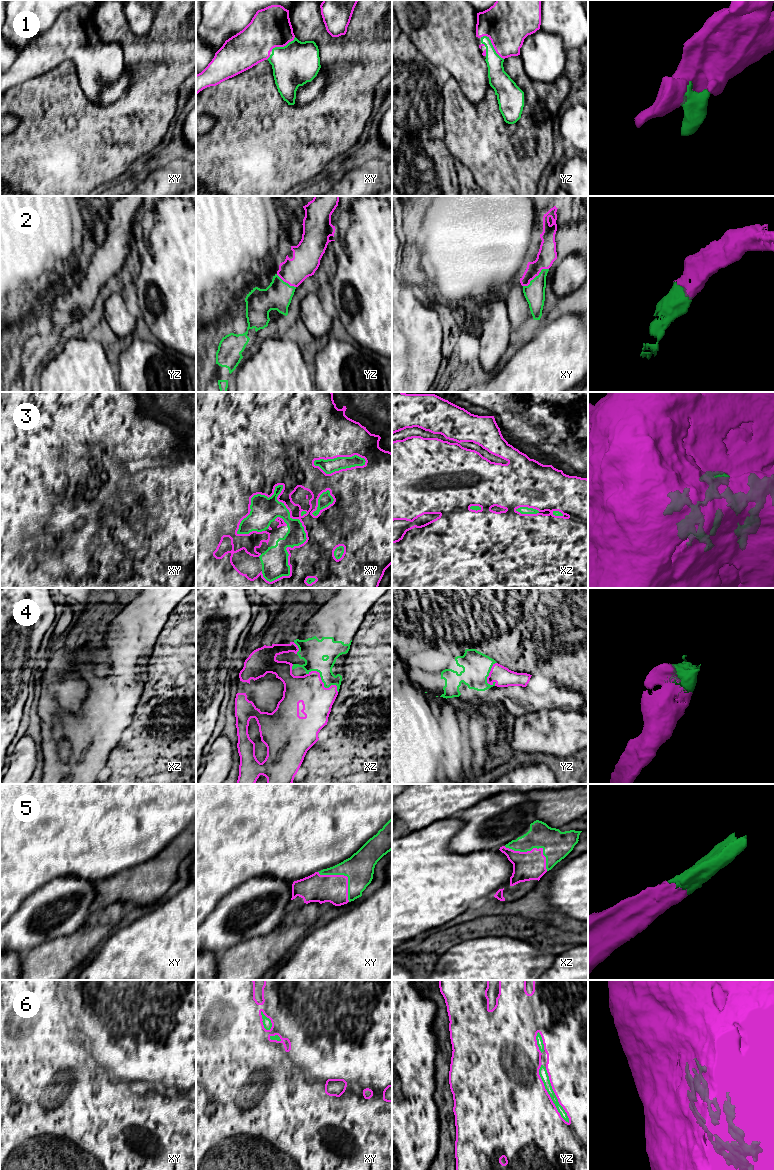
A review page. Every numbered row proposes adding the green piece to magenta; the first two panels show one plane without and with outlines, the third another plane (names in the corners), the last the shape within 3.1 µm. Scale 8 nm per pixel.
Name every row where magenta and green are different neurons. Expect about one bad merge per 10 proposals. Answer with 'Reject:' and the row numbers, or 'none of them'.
Reject: none of them

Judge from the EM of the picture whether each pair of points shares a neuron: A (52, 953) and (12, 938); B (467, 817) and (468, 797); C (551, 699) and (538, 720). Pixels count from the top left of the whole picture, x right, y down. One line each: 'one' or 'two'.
A: two
B: two
C: two

